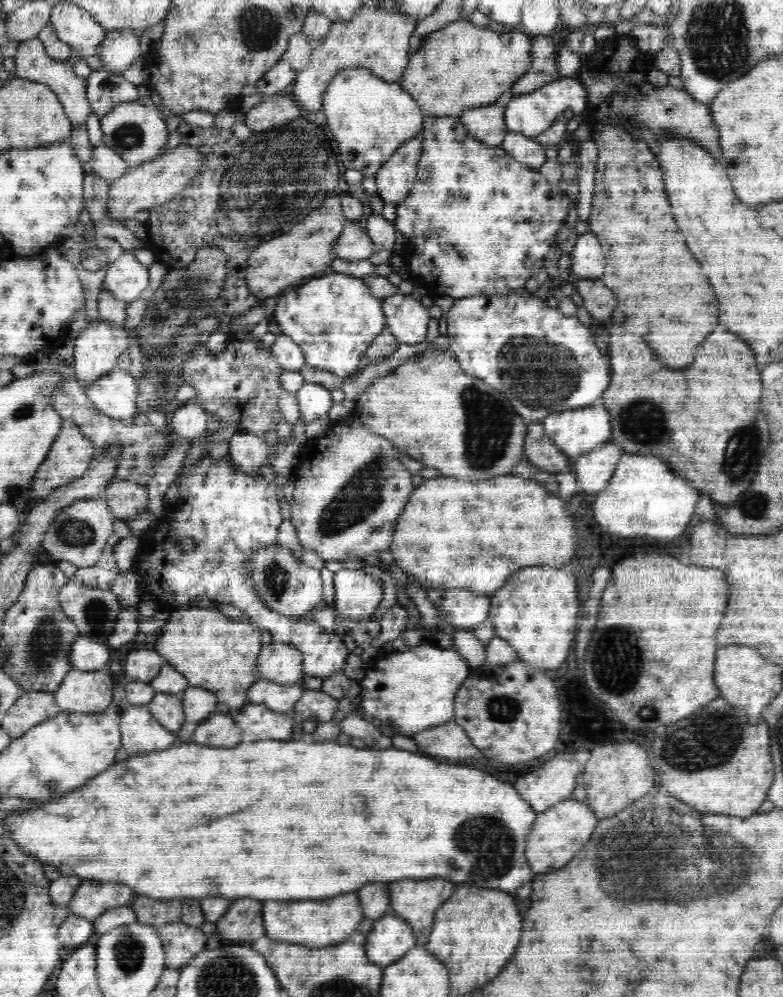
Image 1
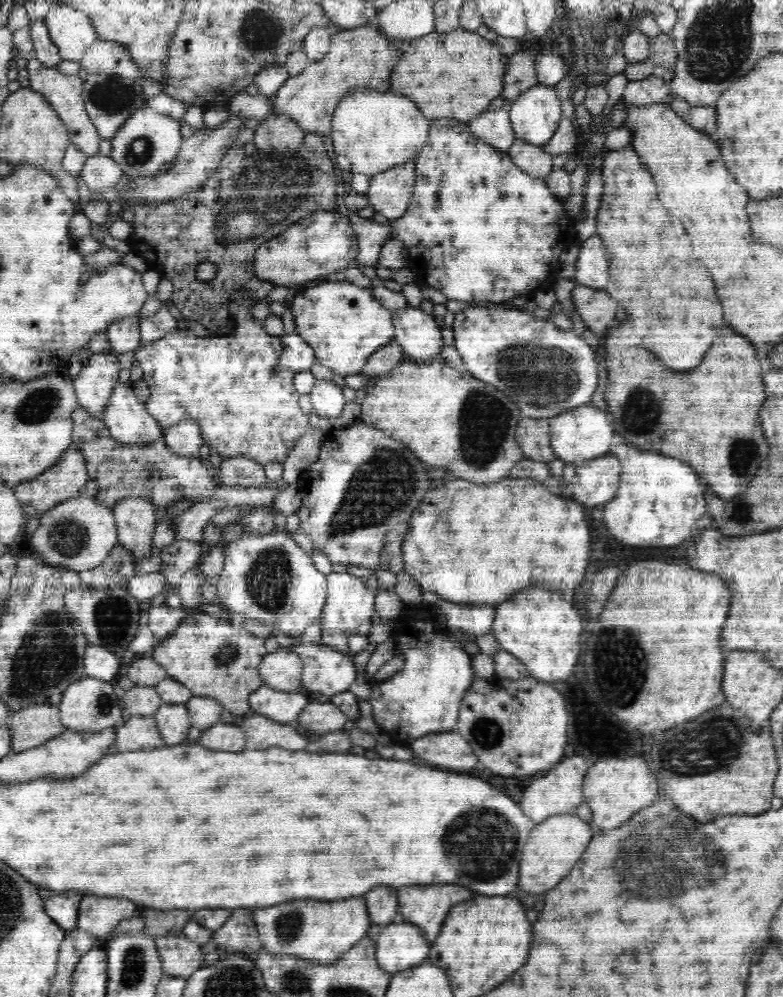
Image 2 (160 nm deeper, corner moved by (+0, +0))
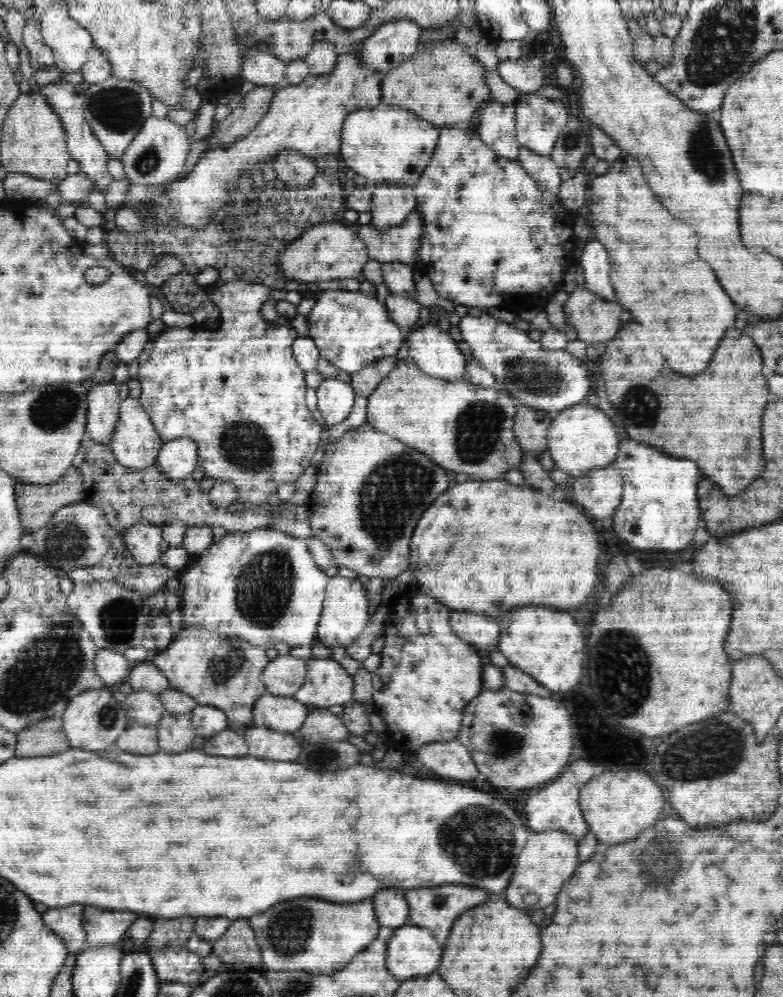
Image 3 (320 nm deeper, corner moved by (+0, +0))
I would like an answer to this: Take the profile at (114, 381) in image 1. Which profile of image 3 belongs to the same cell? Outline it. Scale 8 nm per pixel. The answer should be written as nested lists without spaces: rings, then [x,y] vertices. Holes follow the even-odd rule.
[[[128,396],[121,400],[117,414],[113,436],[110,438],[116,460],[134,469],[152,465],[164,442],[156,433],[155,425],[139,399]]]

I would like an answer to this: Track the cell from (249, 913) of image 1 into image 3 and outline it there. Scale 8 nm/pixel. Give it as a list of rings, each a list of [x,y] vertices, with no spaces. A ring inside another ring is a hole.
[[[249,919],[233,921],[228,930],[212,943],[213,953],[220,958],[225,968],[260,968],[261,949]]]

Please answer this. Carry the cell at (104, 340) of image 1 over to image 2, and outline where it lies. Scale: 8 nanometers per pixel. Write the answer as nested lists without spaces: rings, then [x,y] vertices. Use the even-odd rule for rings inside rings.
[[[92,354],[90,362],[74,380],[78,403],[100,420],[104,417],[105,400],[118,384],[120,371],[116,356]]]

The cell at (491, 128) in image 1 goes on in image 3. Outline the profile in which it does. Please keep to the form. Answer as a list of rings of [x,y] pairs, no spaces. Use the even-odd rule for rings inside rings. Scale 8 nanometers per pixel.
[[[494,101],[481,108],[477,118],[478,136],[500,156],[517,160],[521,144],[515,131],[515,104]]]

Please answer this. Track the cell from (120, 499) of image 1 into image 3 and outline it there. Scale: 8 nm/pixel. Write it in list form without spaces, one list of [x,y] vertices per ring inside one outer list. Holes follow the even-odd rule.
[[[140,519],[134,521],[125,531],[121,532],[124,544],[132,553],[138,564],[150,566],[160,561],[162,544],[162,527],[154,521]]]

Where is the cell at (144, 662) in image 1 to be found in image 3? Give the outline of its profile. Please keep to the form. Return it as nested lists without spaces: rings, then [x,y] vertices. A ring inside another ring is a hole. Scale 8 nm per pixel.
[[[151,659],[133,664],[126,681],[136,692],[146,690],[159,695],[164,690],[170,689],[169,680]]]

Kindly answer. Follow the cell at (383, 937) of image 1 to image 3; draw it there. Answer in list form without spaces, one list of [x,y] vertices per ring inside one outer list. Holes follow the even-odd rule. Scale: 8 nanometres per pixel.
[[[407,924],[394,929],[385,948],[385,966],[399,981],[436,973],[443,946],[428,929]]]

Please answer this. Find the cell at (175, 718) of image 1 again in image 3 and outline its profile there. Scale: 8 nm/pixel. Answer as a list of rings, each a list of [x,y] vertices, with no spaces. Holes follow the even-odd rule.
[[[164,713],[157,724],[159,747],[166,752],[184,752],[184,748],[192,748],[194,737],[197,736],[192,726],[190,714]]]

